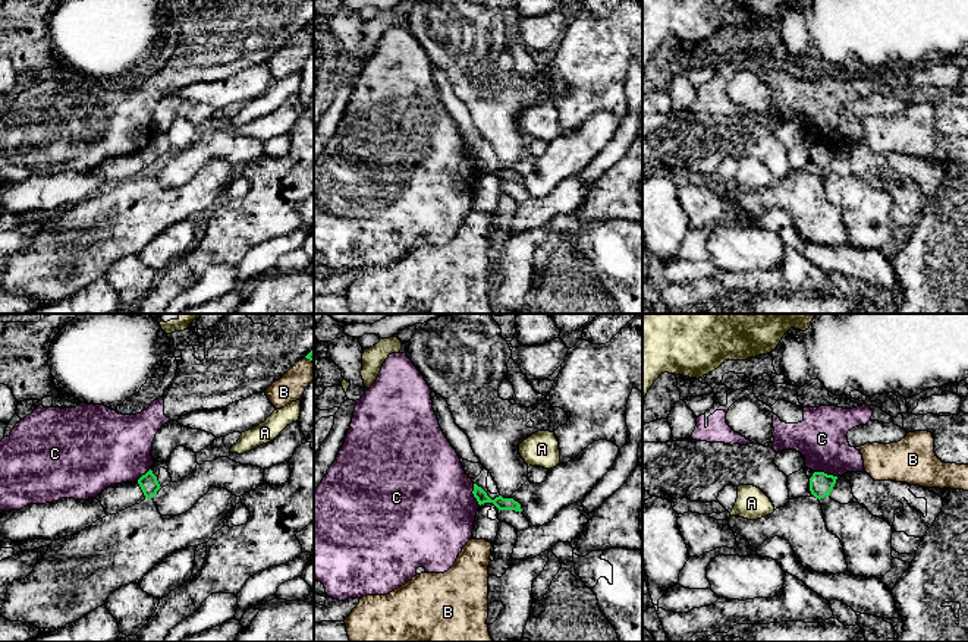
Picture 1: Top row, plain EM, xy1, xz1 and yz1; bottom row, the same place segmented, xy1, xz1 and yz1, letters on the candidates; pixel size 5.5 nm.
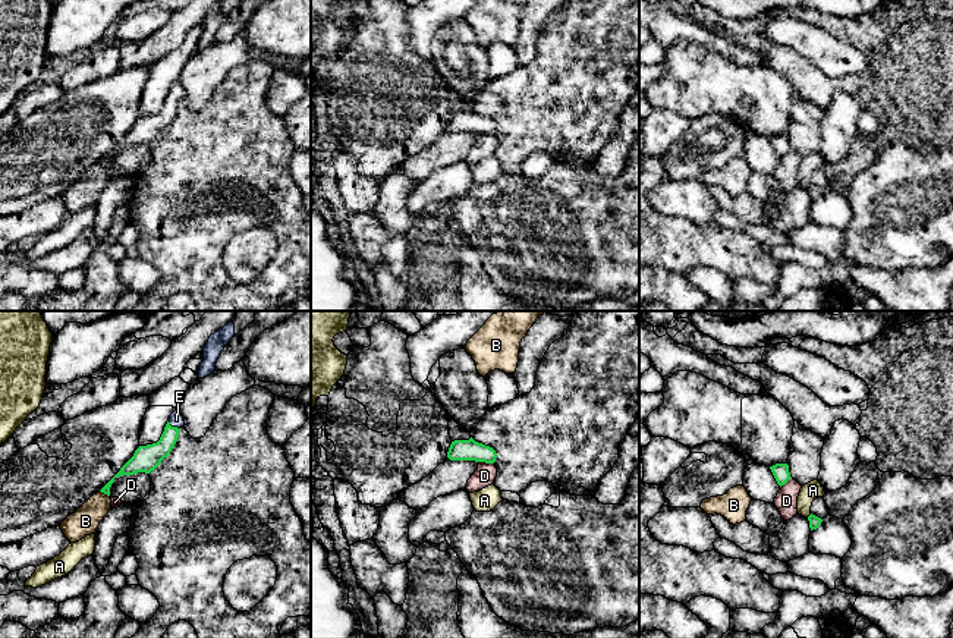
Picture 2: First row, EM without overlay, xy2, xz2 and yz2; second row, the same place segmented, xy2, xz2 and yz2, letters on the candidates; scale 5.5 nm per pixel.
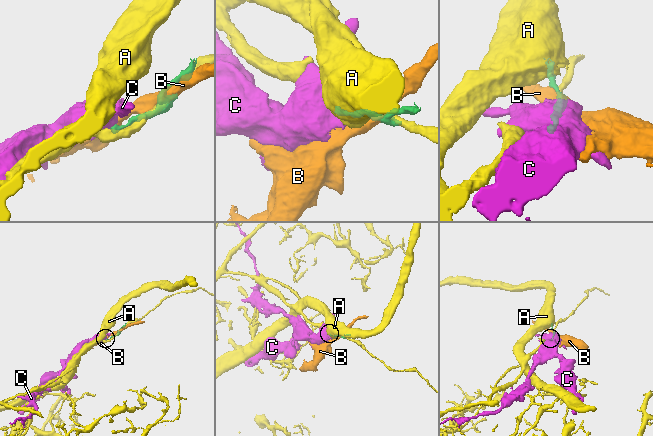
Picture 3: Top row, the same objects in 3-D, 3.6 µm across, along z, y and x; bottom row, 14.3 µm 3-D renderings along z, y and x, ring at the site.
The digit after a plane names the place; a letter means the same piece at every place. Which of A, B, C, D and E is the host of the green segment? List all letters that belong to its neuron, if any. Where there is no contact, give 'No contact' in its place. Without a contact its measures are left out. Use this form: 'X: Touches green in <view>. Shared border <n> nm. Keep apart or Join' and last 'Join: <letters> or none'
A: Touches green in yz2. Shared border 40 nm. Keep apart
B: Touches green in xy2. Shared border 70 nm. Keep apart
C: Touches green in yz1. Shared border 140 nm. Keep apart
D: Touches green in xz2. Shared border 80 nm. Keep apart
E: Touches green in xy2. Shared border 80 nm. Join
Join: E

